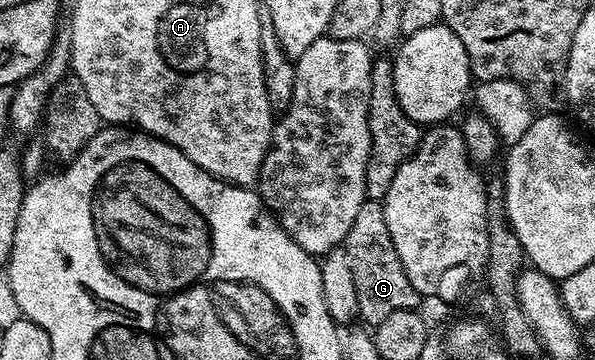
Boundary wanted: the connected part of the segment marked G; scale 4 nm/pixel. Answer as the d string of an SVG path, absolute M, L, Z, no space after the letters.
M366 200L356 215L356 223L352 223L352 231L348 231L344 248L348 251L348 260L352 263L352 276L356 283L356 303L358 316L367 326L373 327L384 323L392 311L419 308L420 294L412 287L408 275L404 275L404 263L400 263L400 255L396 255L396 247L392 243L392 235L388 235L388 223L384 223L384 211L381 201Z

